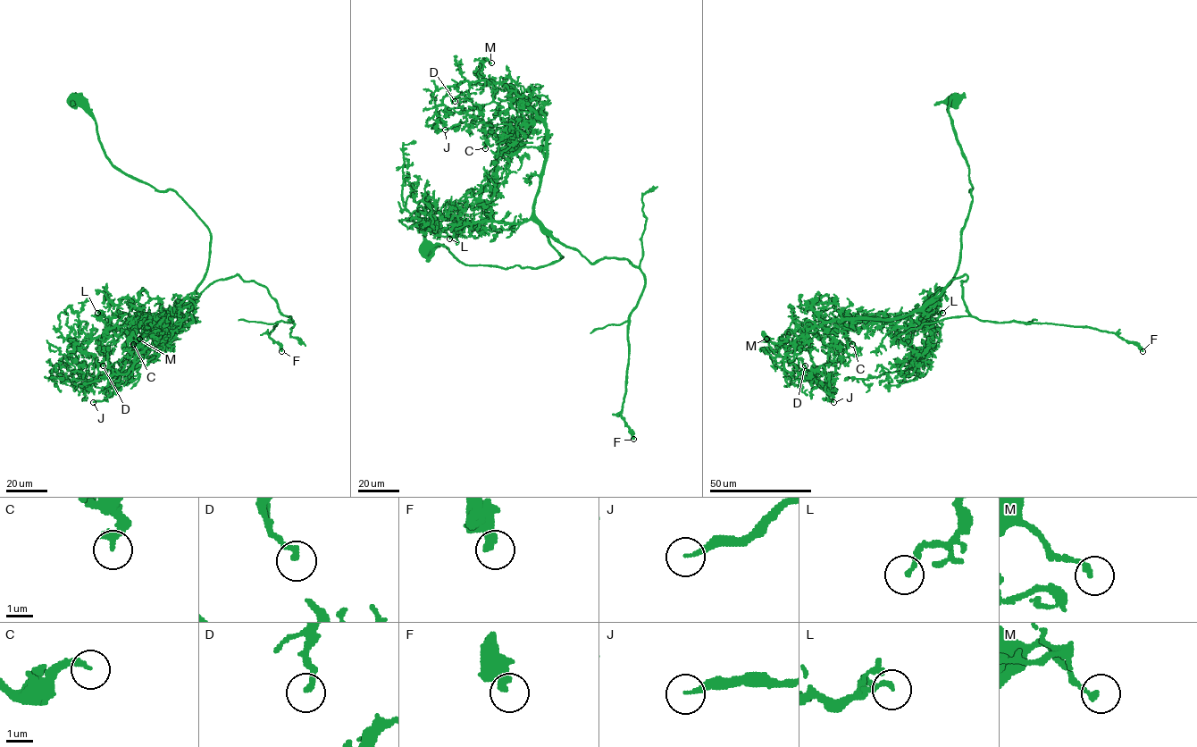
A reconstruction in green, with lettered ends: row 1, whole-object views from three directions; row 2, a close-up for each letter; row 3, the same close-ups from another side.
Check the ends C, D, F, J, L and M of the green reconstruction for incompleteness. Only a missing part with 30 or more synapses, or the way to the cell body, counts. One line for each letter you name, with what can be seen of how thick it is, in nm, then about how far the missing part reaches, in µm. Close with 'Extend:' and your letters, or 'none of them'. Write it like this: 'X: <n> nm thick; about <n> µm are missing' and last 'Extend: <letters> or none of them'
Extend: none of them

